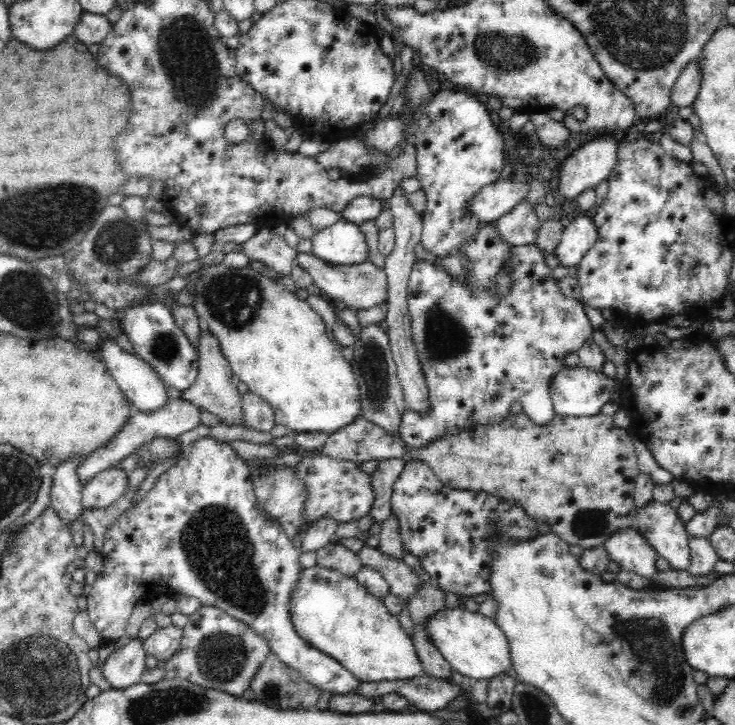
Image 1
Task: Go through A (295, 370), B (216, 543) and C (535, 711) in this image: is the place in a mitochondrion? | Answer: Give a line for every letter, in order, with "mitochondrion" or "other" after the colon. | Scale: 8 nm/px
A: other
B: mitochondrion
C: mitochondrion

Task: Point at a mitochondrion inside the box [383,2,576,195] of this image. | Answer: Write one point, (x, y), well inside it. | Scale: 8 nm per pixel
(515, 55)

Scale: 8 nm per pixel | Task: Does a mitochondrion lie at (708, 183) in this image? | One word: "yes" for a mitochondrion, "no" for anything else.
no

